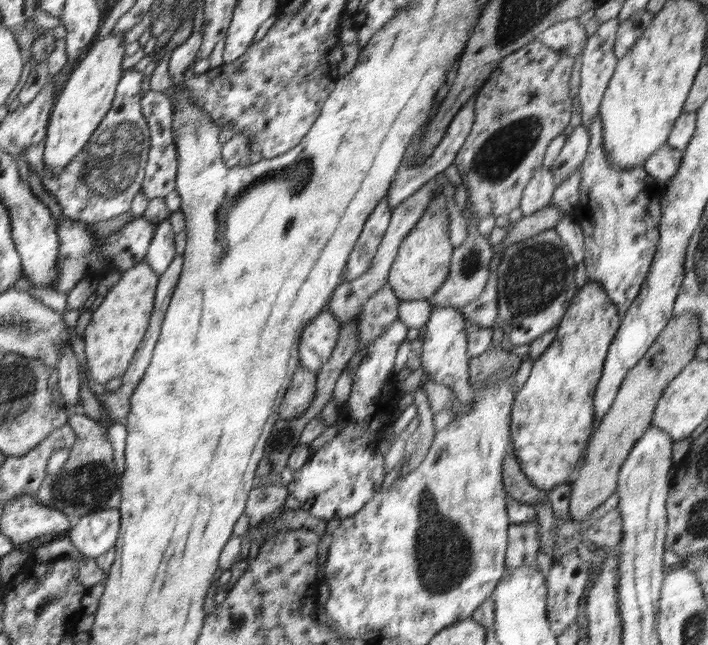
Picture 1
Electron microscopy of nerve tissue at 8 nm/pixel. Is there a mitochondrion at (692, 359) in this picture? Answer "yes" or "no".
no

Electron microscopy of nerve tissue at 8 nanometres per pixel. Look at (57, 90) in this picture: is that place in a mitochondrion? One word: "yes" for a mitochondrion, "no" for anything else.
no

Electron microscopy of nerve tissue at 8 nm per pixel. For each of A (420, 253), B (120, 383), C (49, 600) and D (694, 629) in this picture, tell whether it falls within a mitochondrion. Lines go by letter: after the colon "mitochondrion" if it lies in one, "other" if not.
A: other
B: other
C: mitochondrion
D: mitochondrion

